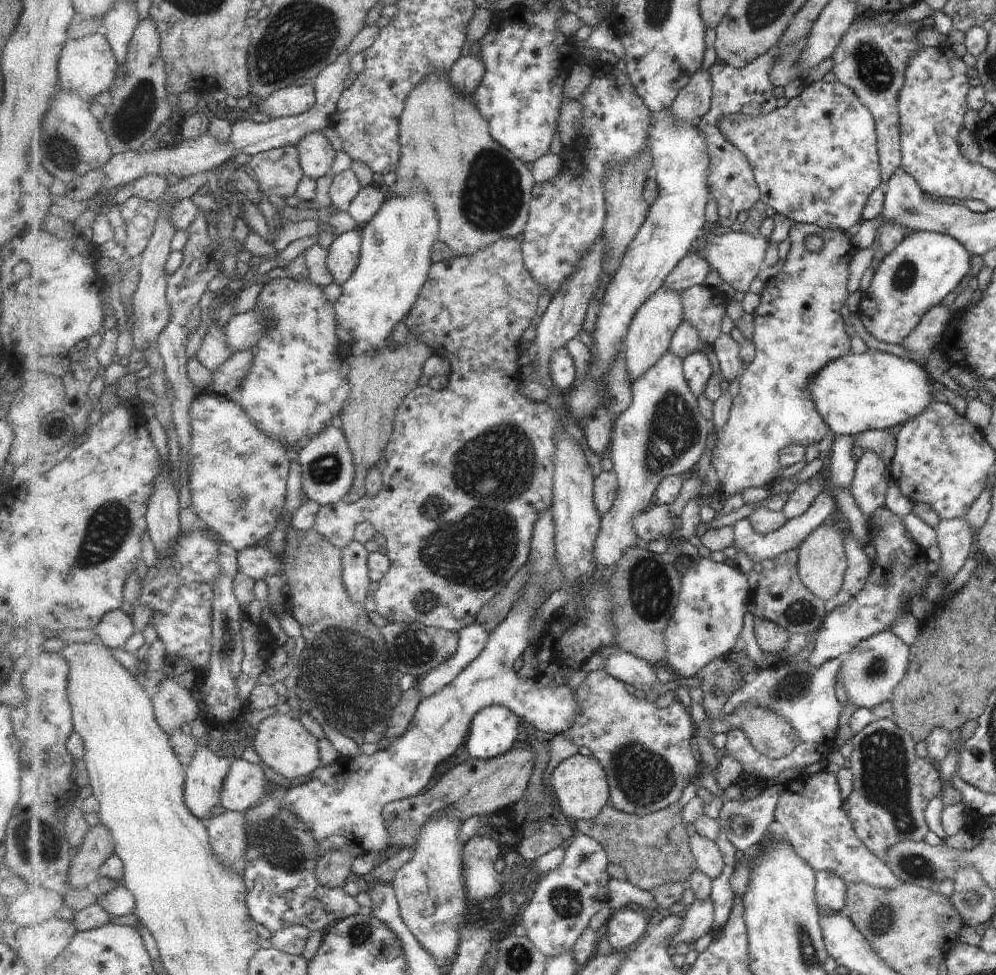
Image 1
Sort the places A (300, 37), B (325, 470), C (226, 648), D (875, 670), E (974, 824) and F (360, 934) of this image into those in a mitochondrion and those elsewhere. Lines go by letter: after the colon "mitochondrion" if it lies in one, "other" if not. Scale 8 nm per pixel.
A: mitochondrion
B: mitochondrion
C: mitochondrion
D: mitochondrion
E: other
F: mitochondrion

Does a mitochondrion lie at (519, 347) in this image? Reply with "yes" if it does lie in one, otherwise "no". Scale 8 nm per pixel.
no

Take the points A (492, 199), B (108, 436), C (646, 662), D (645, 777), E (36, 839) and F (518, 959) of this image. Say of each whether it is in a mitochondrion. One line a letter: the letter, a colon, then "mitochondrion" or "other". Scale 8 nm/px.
A: mitochondrion
B: other
C: other
D: mitochondrion
E: mitochondrion
F: mitochondrion

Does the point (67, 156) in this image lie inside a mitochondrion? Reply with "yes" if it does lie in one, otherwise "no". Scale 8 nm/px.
yes

